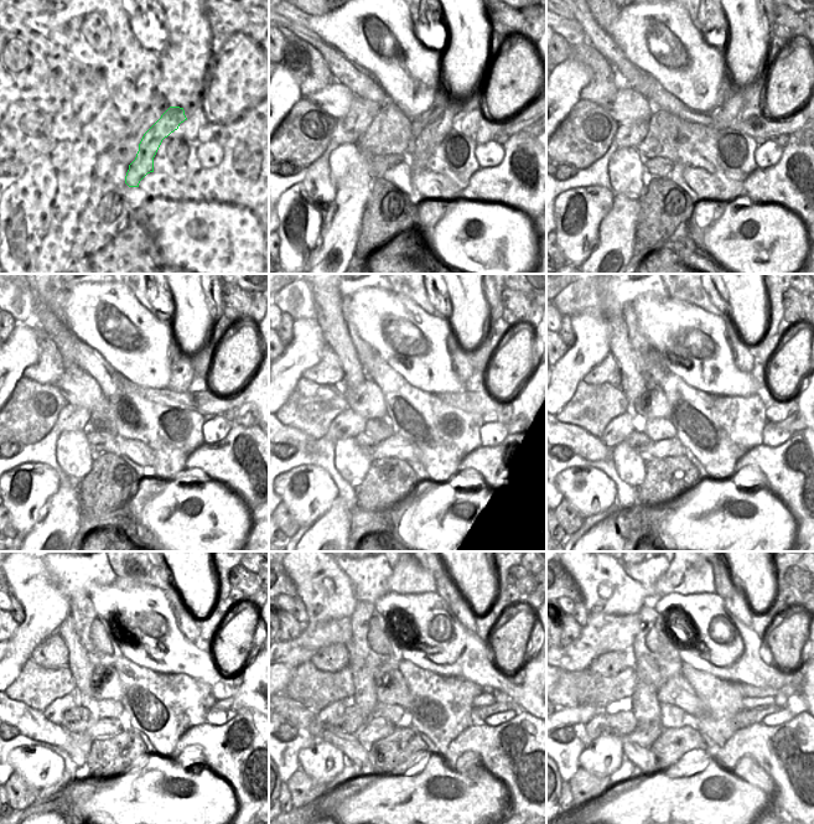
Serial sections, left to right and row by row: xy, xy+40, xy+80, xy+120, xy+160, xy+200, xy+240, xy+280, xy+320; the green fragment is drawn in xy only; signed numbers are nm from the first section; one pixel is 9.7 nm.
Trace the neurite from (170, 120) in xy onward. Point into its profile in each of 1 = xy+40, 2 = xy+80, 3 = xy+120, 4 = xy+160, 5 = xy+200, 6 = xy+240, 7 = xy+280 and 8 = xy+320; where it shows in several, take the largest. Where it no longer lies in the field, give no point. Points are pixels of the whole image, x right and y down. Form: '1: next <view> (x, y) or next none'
1: next xy+40 (425, 144)
2: next xy+80 (725, 115)
3: next xy+120 (182, 373)
4: next xy+160 (460, 355)
5: next xy+200 (743, 353)
6: next xy+240 (187, 622)
7: next xy+280 (461, 609)
8: next xy+320 (737, 605)

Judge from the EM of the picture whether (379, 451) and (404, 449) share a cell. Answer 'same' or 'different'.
same

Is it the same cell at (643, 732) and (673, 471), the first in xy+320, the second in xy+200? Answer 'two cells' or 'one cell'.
two cells

